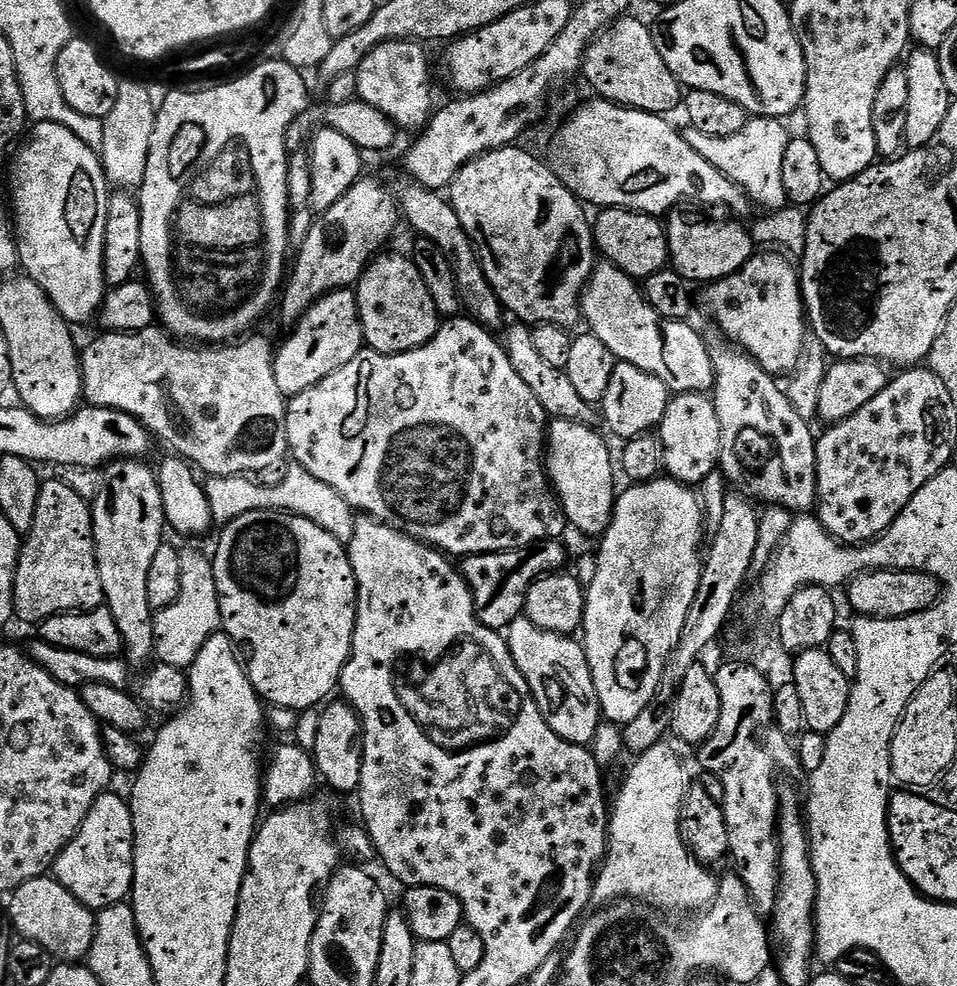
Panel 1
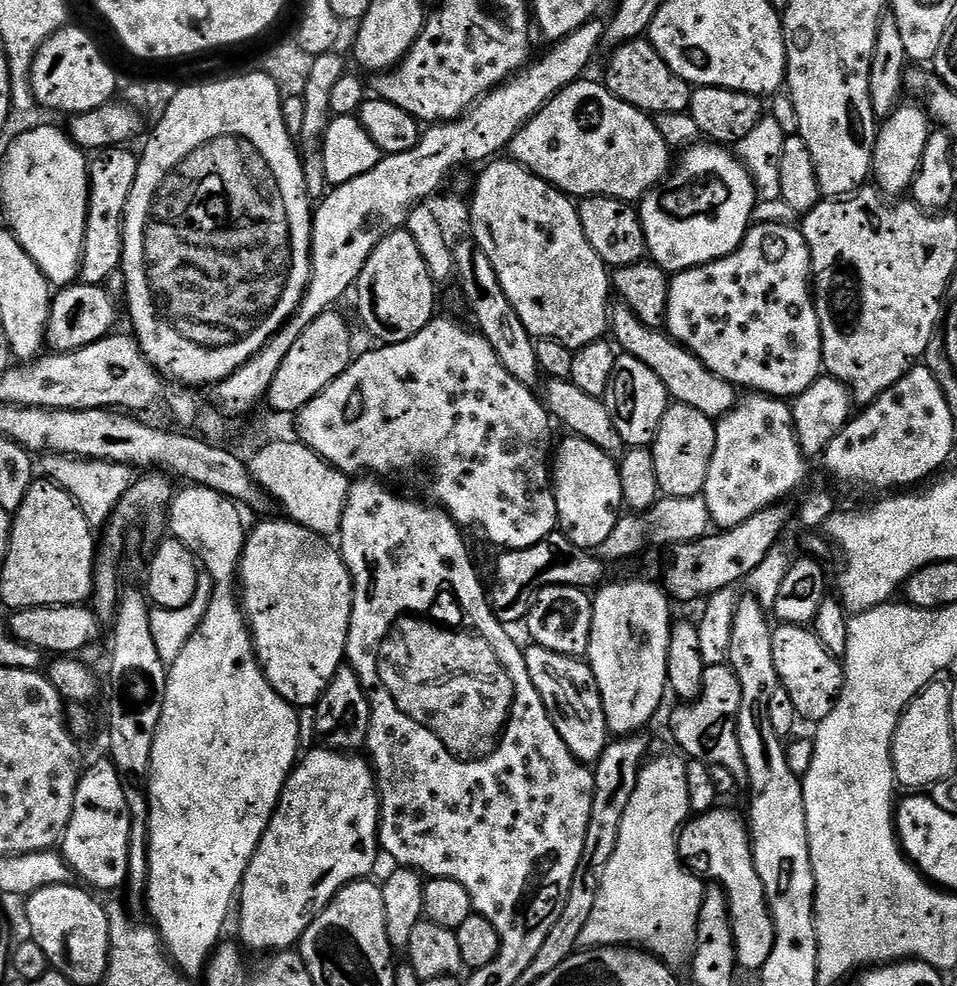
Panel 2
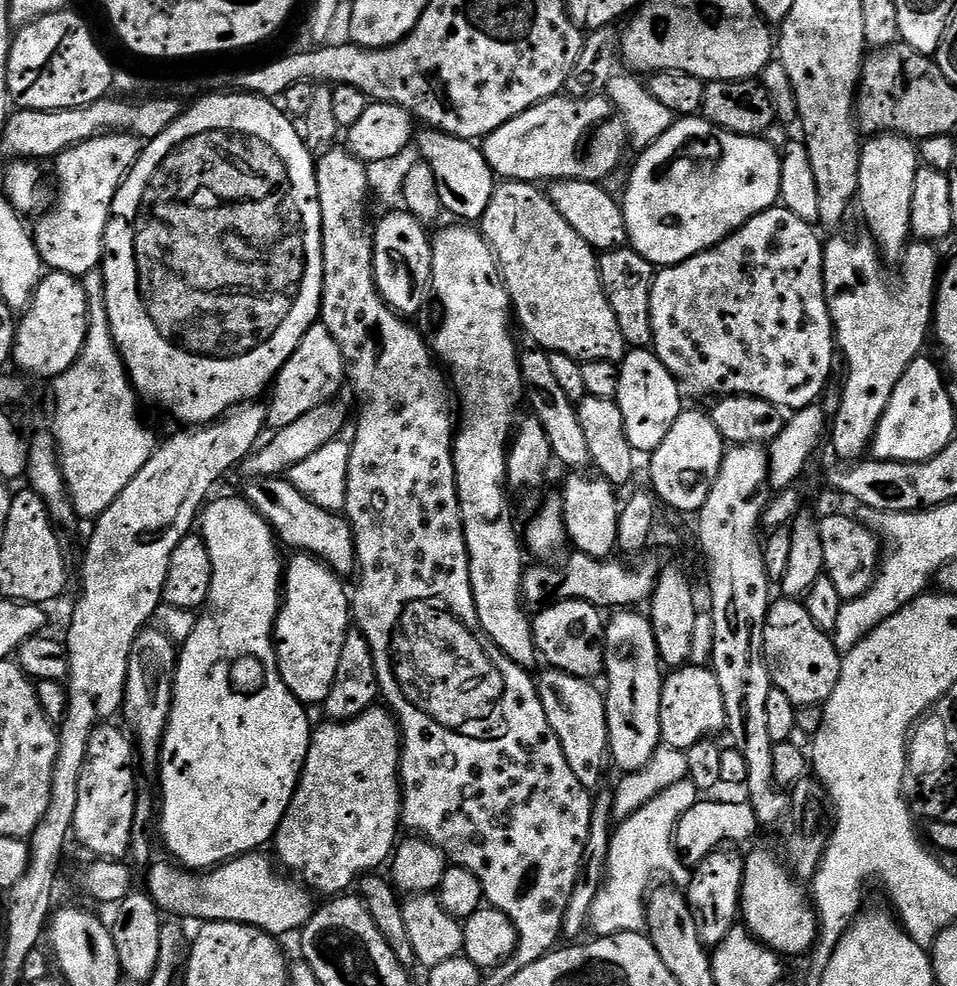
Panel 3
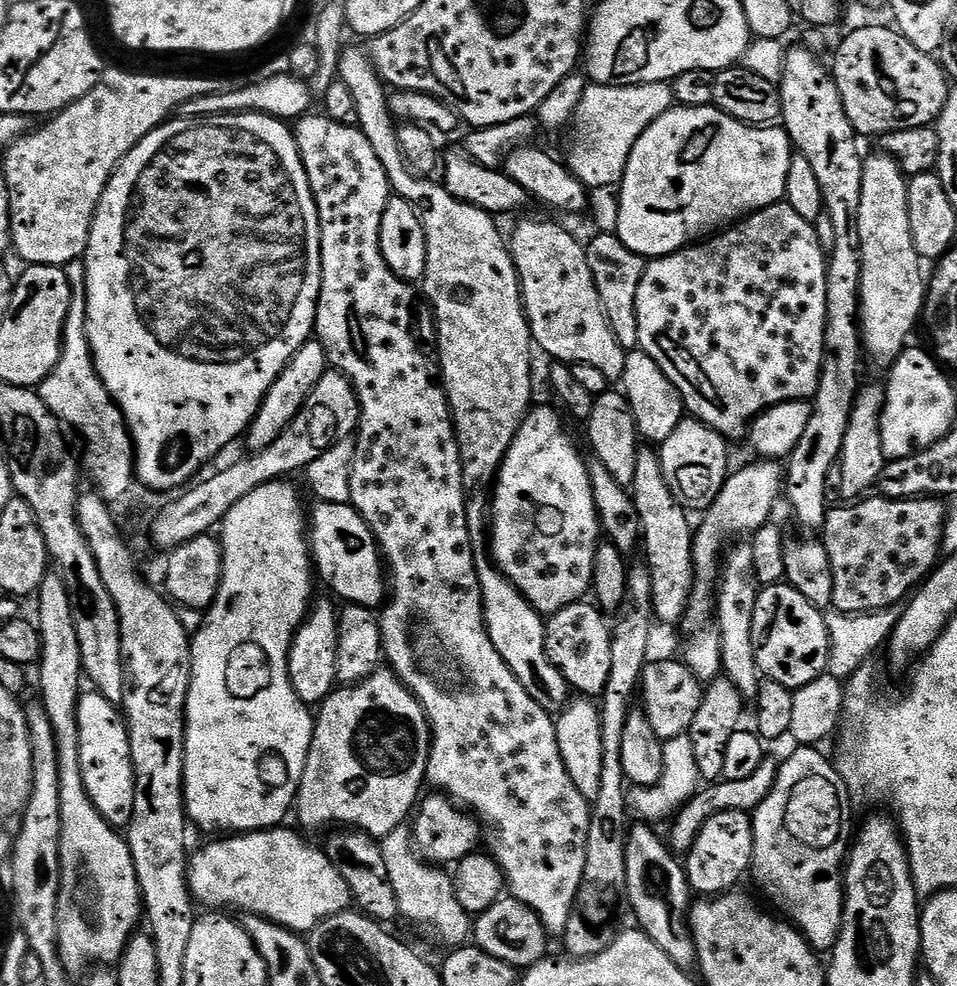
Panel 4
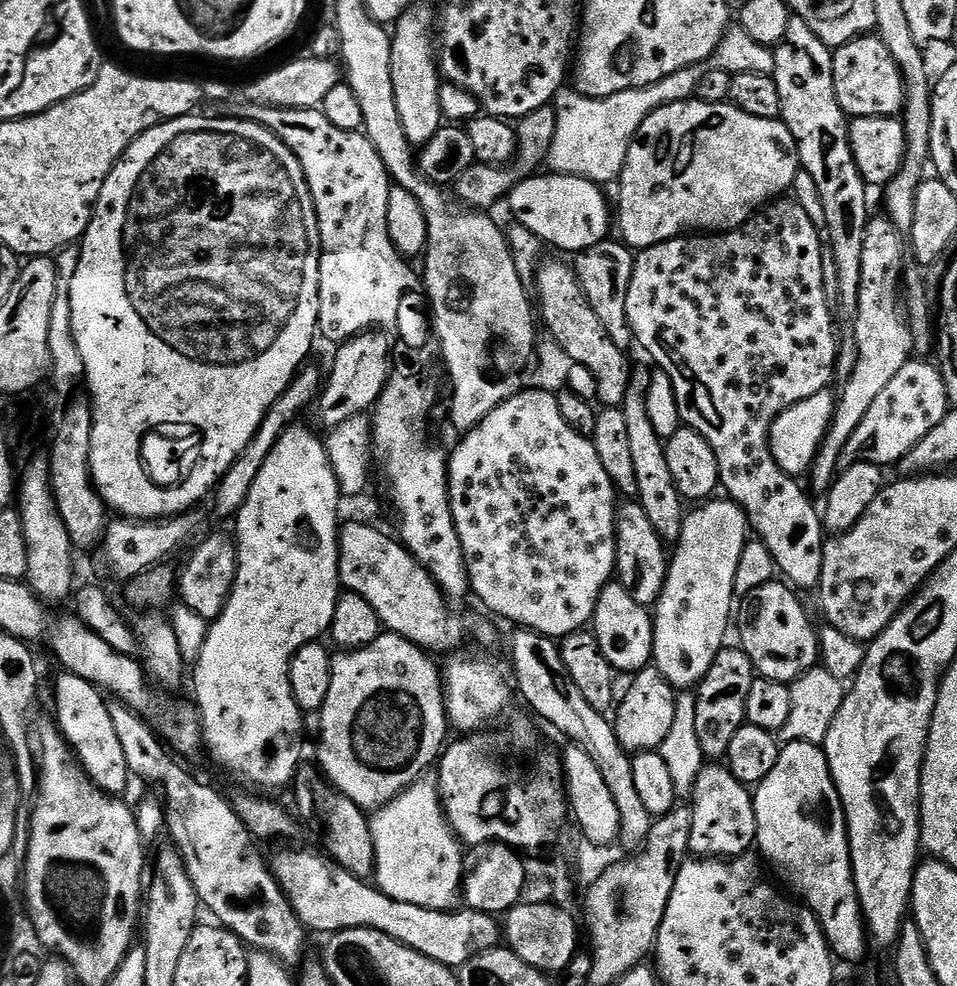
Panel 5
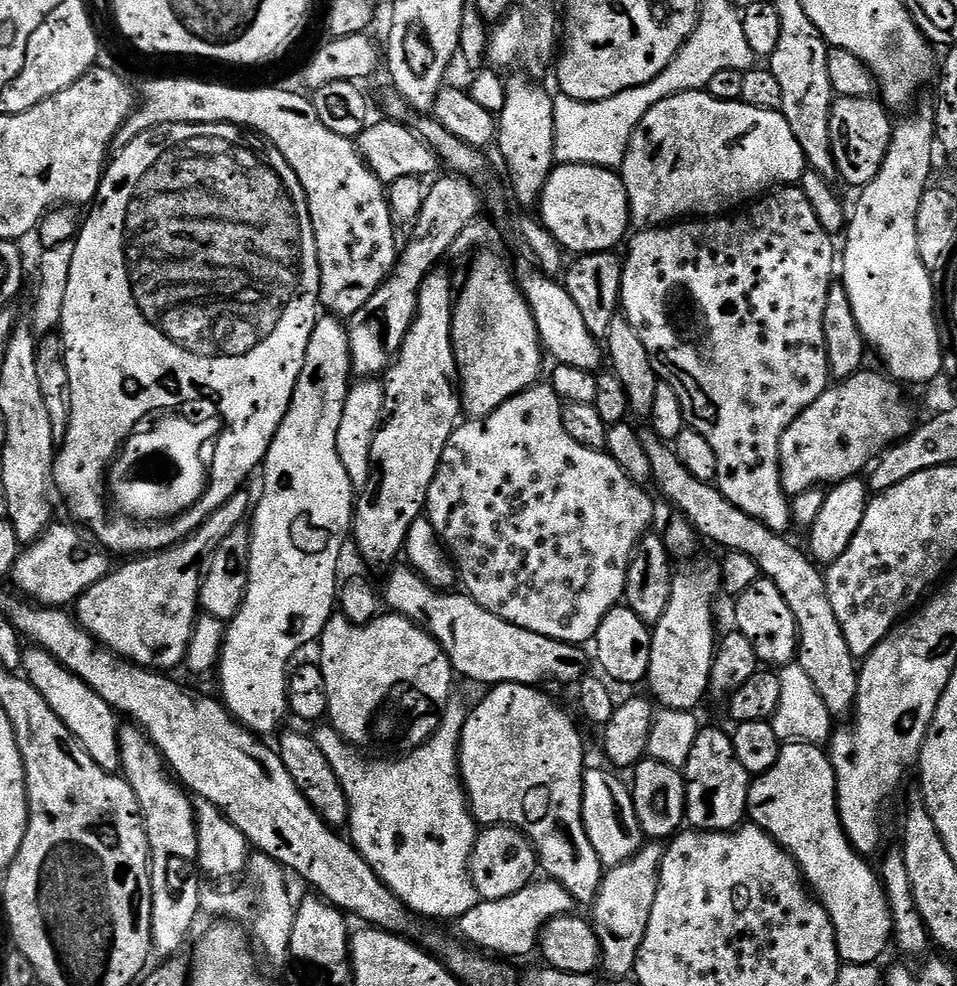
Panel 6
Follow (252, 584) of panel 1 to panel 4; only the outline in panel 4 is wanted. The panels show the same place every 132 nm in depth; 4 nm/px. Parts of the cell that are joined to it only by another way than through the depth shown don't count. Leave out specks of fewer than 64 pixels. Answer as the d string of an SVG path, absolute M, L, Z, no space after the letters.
M317 599L313 603L309 613L304 618L296 636L292 639L292 645L288 651L288 673L290 682L298 694L298 698L309 706L319 705L337 687L336 683L336 659L338 658L338 626L336 617L338 615L337 605L332 605L331 599Z

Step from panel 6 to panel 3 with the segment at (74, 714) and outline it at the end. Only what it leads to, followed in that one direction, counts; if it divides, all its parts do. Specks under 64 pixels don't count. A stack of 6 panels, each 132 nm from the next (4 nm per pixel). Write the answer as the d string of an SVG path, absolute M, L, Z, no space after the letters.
M115 723L100 724L90 734L90 744L86 750L86 766L82 766L82 778L78 782L78 806L74 809L72 836L93 857L102 860L123 861L129 855L130 834L134 826L134 806L136 805L136 776L128 767L134 764L134 744L131 739L124 737L123 727L115 728Z

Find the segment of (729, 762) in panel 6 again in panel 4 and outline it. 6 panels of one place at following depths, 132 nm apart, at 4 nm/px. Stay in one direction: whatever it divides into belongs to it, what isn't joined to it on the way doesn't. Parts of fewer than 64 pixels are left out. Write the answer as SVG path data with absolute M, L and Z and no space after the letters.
M719 812L702 826L692 849L686 853L688 887L704 898L721 896L737 887L743 876L749 875L754 854L752 816L746 812Z

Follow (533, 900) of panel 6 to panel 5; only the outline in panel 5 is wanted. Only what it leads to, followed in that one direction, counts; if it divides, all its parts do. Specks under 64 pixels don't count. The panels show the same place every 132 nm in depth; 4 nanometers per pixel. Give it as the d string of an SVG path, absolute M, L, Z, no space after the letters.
M288 848L270 860L273 876L309 933L331 934L355 928L378 930L394 938L394 942L453 970L501 943L502 928L493 913L475 912L467 906L443 912L414 906L414 902L398 902L367 879L360 879L335 860L317 852Z

